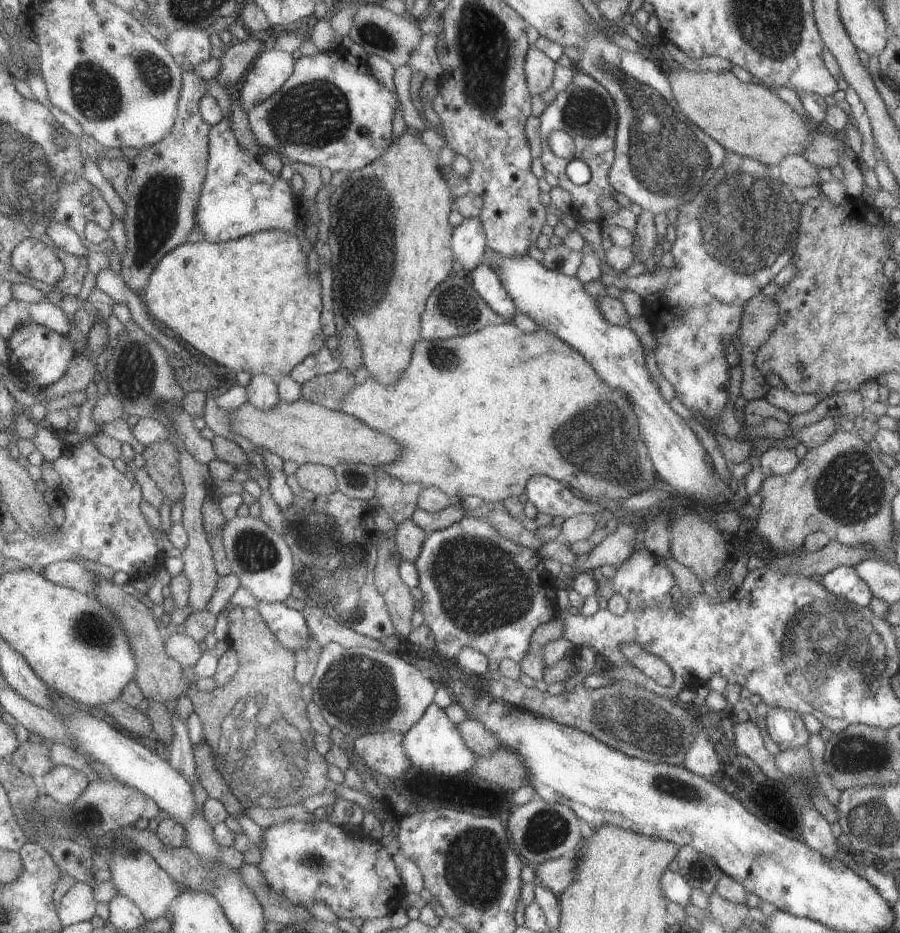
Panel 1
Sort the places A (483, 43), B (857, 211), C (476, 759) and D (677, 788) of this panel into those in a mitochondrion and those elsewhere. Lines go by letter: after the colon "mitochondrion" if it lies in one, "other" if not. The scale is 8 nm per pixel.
A: mitochondrion
B: other
C: other
D: mitochondrion

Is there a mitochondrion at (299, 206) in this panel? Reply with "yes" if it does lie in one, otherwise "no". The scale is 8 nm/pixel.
no

